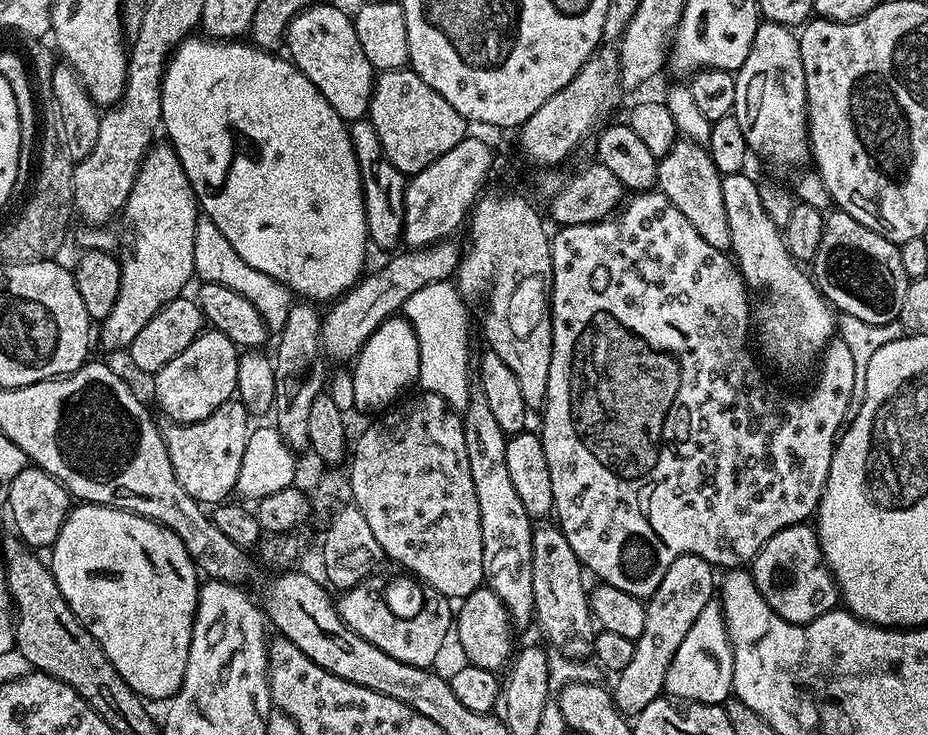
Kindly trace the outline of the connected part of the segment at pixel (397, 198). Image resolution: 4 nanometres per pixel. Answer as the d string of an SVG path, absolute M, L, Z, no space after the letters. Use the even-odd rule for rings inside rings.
M365 118L351 121L350 131L352 133L352 149L360 171L360 181L364 187L364 209L366 210L366 226L371 247L373 249L392 247L395 249L397 247L395 244L399 245L404 235L405 173L399 172L380 151L380 143L371 120Z

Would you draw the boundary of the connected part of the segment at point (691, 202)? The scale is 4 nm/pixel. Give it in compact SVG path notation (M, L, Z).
M677 139L676 144L659 157L656 165L656 188L690 221L690 226L720 252L732 247L730 222L726 222L726 202L722 202L722 173L714 166L707 147L692 140Z

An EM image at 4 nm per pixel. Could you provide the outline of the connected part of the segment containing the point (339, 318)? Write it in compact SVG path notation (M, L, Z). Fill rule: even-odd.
M452 238L437 240L425 248L397 251L397 256L385 268L372 273L369 271L349 292L339 297L329 307L333 308L323 313L320 321L320 346L323 355L328 358L333 356L336 360L355 361L370 334L374 334L374 330L378 330L381 322L389 316L397 315L403 309L406 298L414 294L414 290L422 290L422 286L430 286L434 282L452 280L462 259L461 245L459 248L454 241Z

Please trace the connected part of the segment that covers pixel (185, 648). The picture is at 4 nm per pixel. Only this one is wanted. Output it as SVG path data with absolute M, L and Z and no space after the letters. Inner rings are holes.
M80 502L69 511L56 543L50 549L50 555L52 555L52 560L50 559L52 576L58 582L58 590L62 590L62 598L66 598L70 610L74 610L74 614L84 623L86 630L90 630L92 637L100 643L106 658L114 666L114 670L118 670L118 674L122 674L124 681L138 695L143 696L145 701L161 700L164 702L175 696L184 681L184 671L192 641L192 624L196 621L196 603L200 601L202 587L201 581L196 581L196 576L198 577L197 566L192 561L192 556L186 550L184 543L169 528L156 523L155 520L147 520L145 516L139 516L133 512L123 512L120 508L107 508L104 504Z

